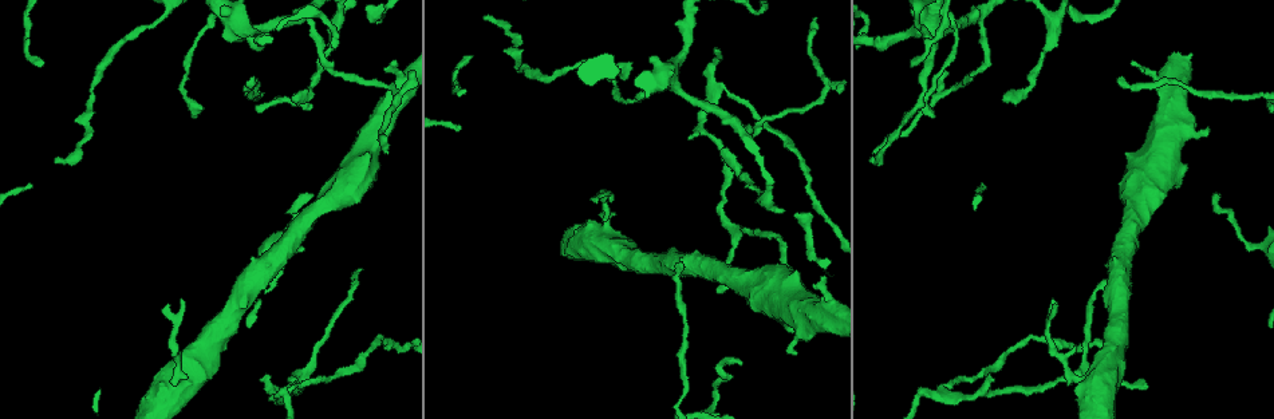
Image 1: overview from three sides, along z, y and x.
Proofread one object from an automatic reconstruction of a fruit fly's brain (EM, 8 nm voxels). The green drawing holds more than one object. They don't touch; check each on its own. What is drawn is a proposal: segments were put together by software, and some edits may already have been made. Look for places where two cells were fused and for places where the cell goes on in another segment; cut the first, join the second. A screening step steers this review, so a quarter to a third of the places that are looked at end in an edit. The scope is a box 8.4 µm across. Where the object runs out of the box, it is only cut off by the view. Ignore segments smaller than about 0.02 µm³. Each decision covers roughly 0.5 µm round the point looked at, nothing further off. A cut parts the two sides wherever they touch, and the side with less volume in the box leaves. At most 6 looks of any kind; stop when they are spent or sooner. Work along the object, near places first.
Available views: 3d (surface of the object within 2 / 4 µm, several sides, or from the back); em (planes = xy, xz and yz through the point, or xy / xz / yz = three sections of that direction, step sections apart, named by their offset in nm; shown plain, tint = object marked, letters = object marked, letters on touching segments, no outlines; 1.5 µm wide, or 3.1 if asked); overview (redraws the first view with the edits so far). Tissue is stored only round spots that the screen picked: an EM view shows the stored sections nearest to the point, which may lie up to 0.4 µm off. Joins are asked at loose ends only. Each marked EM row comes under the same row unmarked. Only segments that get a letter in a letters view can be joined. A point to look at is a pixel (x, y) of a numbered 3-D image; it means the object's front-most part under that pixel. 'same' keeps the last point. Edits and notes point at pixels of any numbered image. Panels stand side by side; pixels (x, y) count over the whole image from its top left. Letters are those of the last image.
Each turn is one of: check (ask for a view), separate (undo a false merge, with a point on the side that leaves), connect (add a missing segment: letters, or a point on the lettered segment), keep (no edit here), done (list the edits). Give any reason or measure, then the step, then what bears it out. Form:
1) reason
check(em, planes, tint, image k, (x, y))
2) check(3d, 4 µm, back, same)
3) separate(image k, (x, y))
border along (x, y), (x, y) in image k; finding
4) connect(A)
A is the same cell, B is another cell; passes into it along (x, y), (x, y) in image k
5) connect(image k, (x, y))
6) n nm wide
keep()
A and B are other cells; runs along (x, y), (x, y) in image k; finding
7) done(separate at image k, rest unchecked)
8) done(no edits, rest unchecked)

an open end
check(3d, 2 µm, image 1, (1142, 382))

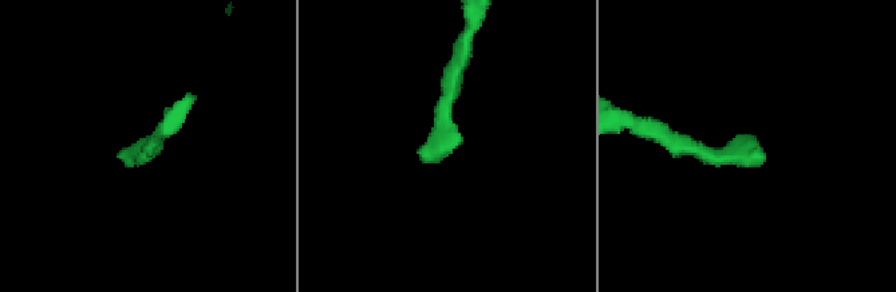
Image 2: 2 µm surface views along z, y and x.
check(em, xy, step 4, tint, image 2, (755, 154))

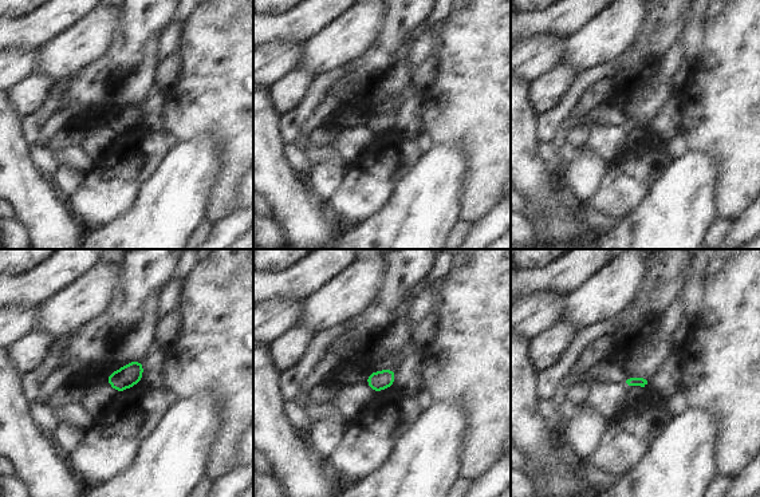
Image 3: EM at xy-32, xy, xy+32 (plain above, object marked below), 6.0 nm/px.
check(em, planes, letters, same)

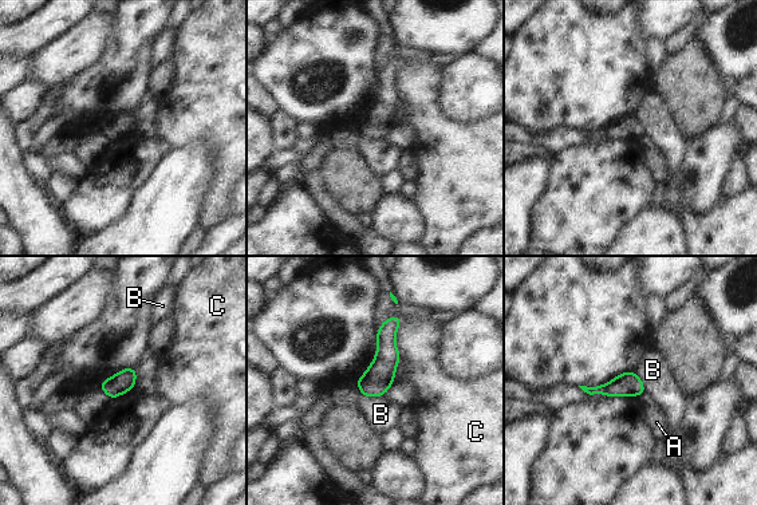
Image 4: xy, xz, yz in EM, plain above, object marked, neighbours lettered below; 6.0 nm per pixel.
130 nm wide
keep()
A, B and C are other cells; runs along (395, 319), (382, 371), (366, 393) in image 4; no lettered segment goes on from it

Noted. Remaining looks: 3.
side arm on a straight run
check(3d, 4 µm, image 1, (1084, 379))

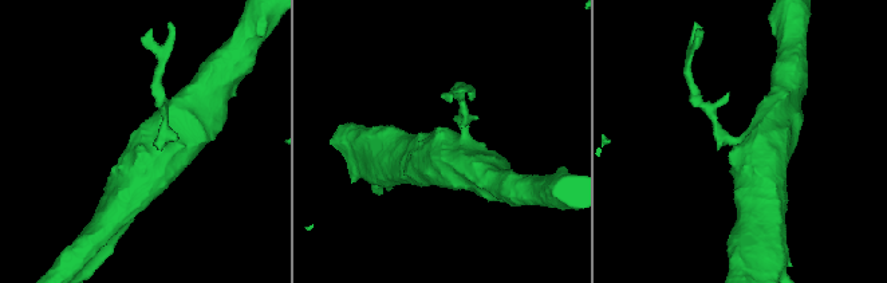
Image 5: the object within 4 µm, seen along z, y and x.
3 arms
check(em, planes, tint, image 5, (165, 142))

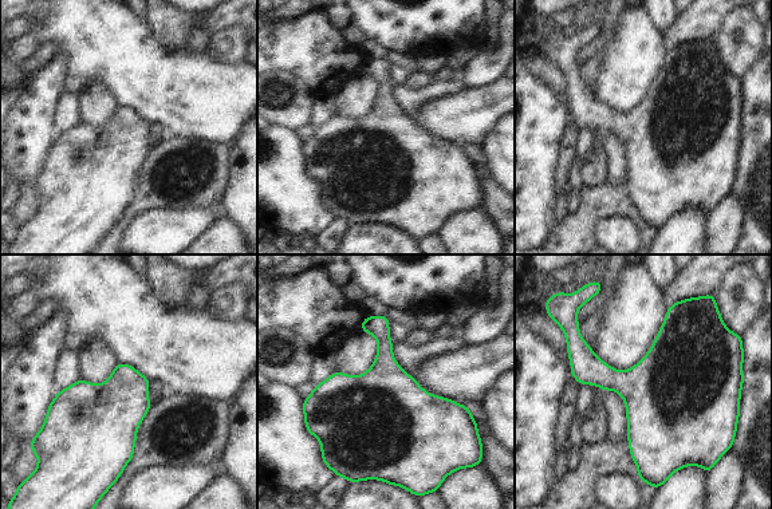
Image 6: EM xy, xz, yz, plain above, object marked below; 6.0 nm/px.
see the neighbours
check(em, planes, letters, same)

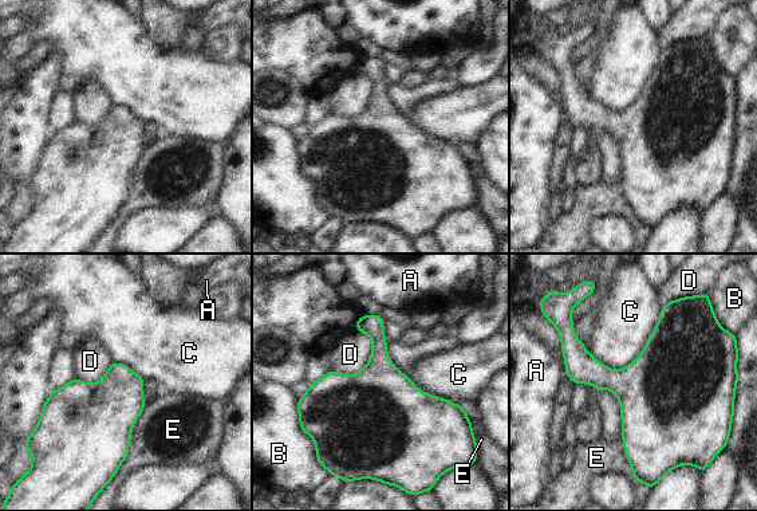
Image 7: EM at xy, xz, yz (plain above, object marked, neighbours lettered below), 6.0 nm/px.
keep()
A, B, C, D and E are other cells; border along (662, 305), (623, 368), (587, 350) in image 7; continuous, no second cell

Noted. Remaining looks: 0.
done(no edits, rest unchecked)

